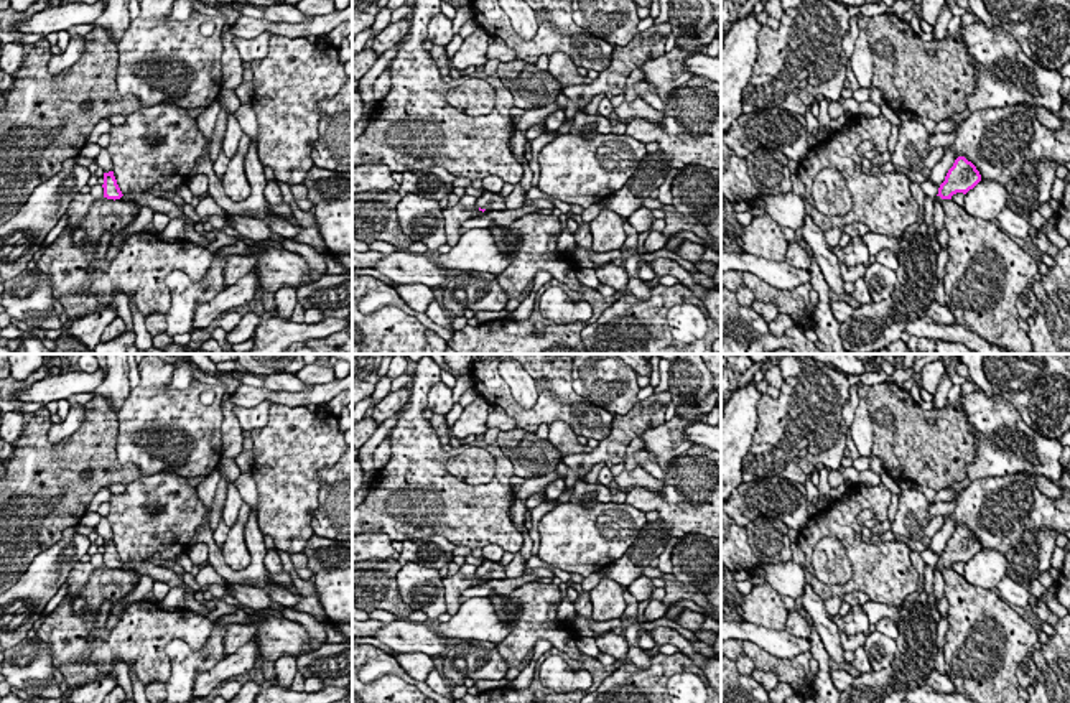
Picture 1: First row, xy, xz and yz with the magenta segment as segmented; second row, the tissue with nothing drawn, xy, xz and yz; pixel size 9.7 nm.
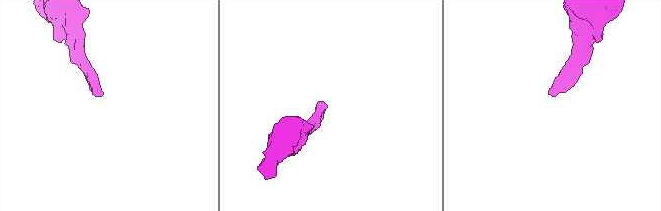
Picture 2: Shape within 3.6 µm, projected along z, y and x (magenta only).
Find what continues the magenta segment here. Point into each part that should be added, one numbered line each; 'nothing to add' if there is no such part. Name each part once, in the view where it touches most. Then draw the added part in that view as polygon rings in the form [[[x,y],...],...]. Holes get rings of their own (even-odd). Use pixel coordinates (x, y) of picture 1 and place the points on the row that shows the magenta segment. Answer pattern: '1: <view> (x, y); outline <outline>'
1: xz (488, 200); outline [[[484,191],[477,201],[476,206],[481,209],[492,209],[492,211],[504,211],[505,207],[505,198],[499,196],[497,193]]]

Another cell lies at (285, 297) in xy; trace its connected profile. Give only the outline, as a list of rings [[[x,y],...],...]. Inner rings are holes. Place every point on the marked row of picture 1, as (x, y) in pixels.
[[[281,286],[275,293],[275,301],[277,301],[277,318],[280,319],[291,319],[293,310],[296,306],[296,290],[295,286]]]

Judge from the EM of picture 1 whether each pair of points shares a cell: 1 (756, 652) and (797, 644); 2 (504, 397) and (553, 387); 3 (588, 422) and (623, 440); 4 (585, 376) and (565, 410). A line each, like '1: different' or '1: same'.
1: different
2: same
3: different
4: different

